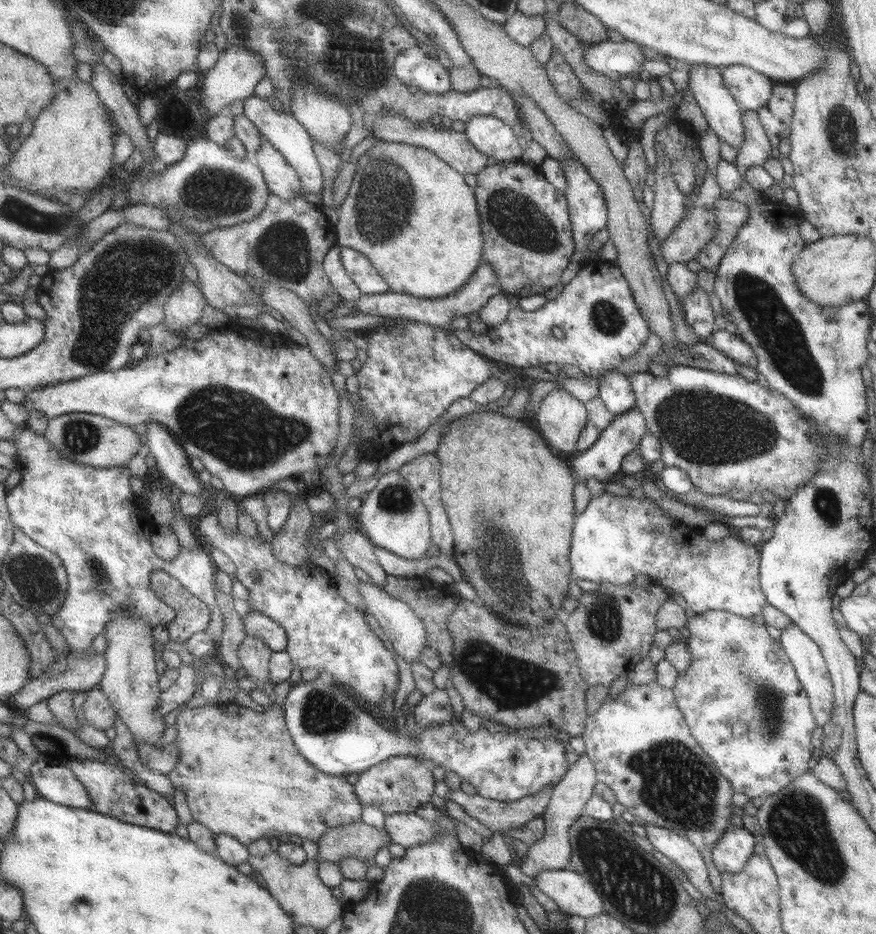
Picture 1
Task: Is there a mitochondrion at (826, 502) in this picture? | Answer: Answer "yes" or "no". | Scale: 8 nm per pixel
yes

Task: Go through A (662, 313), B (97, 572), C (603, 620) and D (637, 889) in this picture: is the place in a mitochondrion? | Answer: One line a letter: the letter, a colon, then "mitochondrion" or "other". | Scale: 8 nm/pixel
A: other
B: mitochondrion
C: mitochondrion
D: mitochondrion

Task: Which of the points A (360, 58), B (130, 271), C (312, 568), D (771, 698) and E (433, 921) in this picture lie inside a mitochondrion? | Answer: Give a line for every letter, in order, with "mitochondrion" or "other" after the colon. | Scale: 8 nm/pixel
A: mitochondrion
B: mitochondrion
C: other
D: mitochondrion
E: mitochondrion

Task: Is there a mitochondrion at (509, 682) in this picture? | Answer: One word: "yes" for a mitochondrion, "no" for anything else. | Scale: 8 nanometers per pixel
yes

